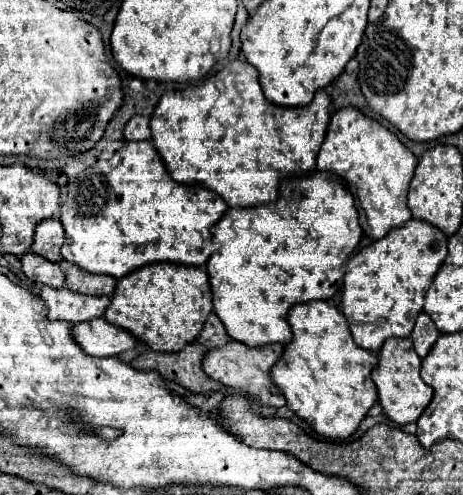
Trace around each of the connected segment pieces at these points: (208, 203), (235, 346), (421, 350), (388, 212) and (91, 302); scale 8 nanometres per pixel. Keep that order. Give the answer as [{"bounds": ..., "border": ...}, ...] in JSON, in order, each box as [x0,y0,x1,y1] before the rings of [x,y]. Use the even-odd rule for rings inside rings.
[{"bounds":[61,141,227,279],"border":[[[151,141],[123,143],[113,159],[99,159],[85,173],[67,185],[67,195],[61,205],[61,223],[67,241],[61,247],[65,261],[89,271],[103,273],[115,279],[149,263],[179,263],[205,265],[211,257],[211,227],[227,211],[227,203],[213,191],[195,185],[181,185],[171,179],[161,155]]]},{"bounds":[203,341,285,407],"border":[[[229,341],[227,345],[211,349],[211,353],[205,355],[203,371],[211,379],[221,381],[225,387],[231,387],[231,389],[235,389],[239,393],[245,393],[249,399],[257,399],[263,405],[283,407],[285,405],[285,397],[271,381],[271,367],[279,361],[281,353],[283,353],[283,345],[279,345],[279,343],[251,349],[251,347],[247,347],[247,345],[239,343],[239,341]]]},{"bounds":[411,311,439,359],"border":[[[421,311],[417,317],[417,323],[415,323],[415,329],[411,333],[411,341],[413,341],[415,351],[421,359],[429,353],[429,349],[433,347],[437,337],[439,337],[439,331],[437,331],[435,323],[431,321],[431,317],[425,311]]]},{"bounds":[317,107,417,239],"border":[[[355,107],[339,109],[329,123],[327,137],[317,155],[317,169],[331,171],[345,179],[353,194],[363,233],[381,239],[391,229],[407,223],[411,211],[407,207],[407,191],[417,167],[417,157],[381,123],[365,117]]]},{"bounds":[41,287,109,323],"border":[[[43,287],[41,299],[45,301],[49,309],[49,319],[55,321],[67,321],[67,323],[81,323],[83,319],[95,319],[103,317],[109,297],[93,297],[93,295],[81,295],[73,293],[69,289],[53,289]]]}]

